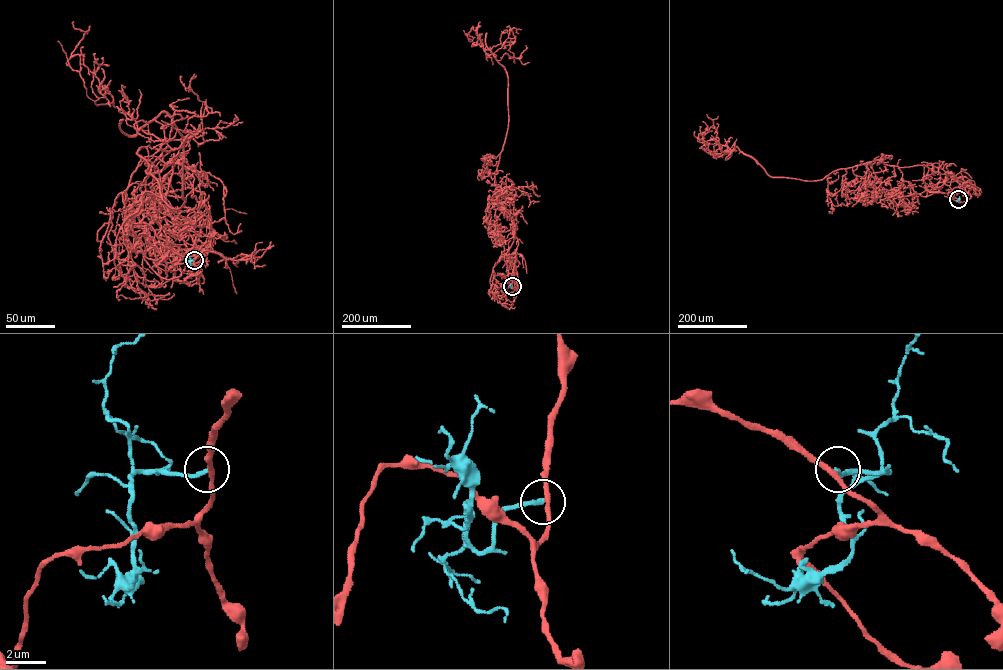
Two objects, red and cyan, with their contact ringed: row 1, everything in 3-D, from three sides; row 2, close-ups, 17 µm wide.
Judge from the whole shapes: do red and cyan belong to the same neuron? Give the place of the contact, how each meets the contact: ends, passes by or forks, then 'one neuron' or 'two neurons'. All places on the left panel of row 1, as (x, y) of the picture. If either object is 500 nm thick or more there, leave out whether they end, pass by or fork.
(194, 260) | red passes by | cyan ends | two neurons

